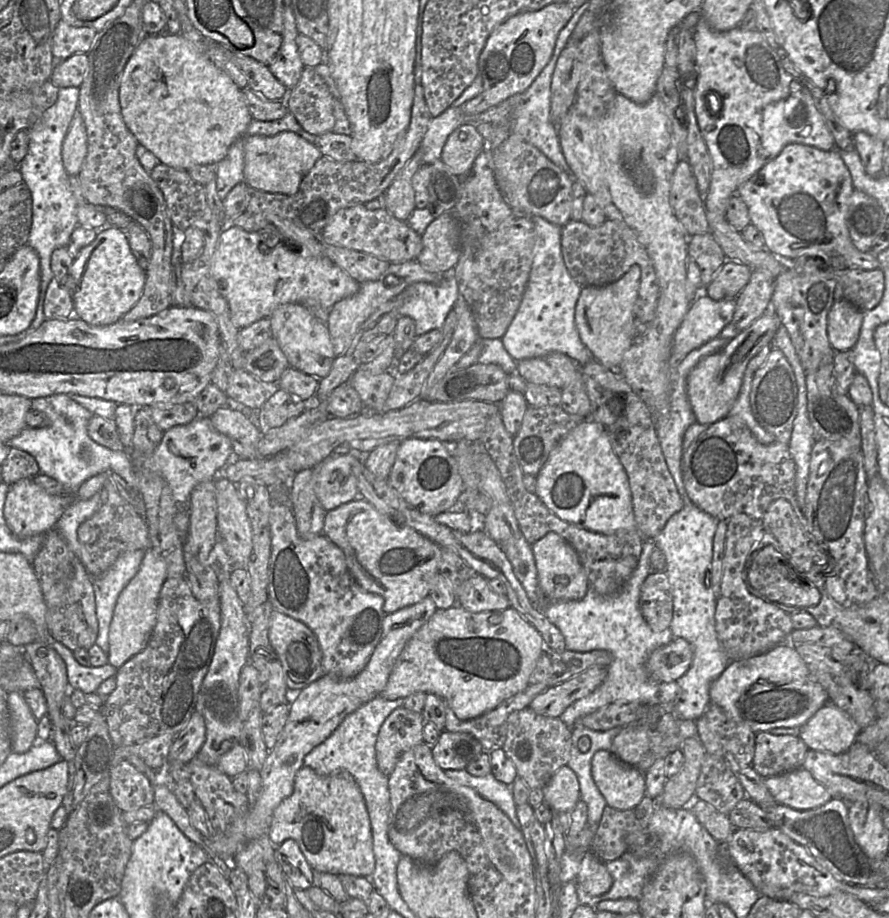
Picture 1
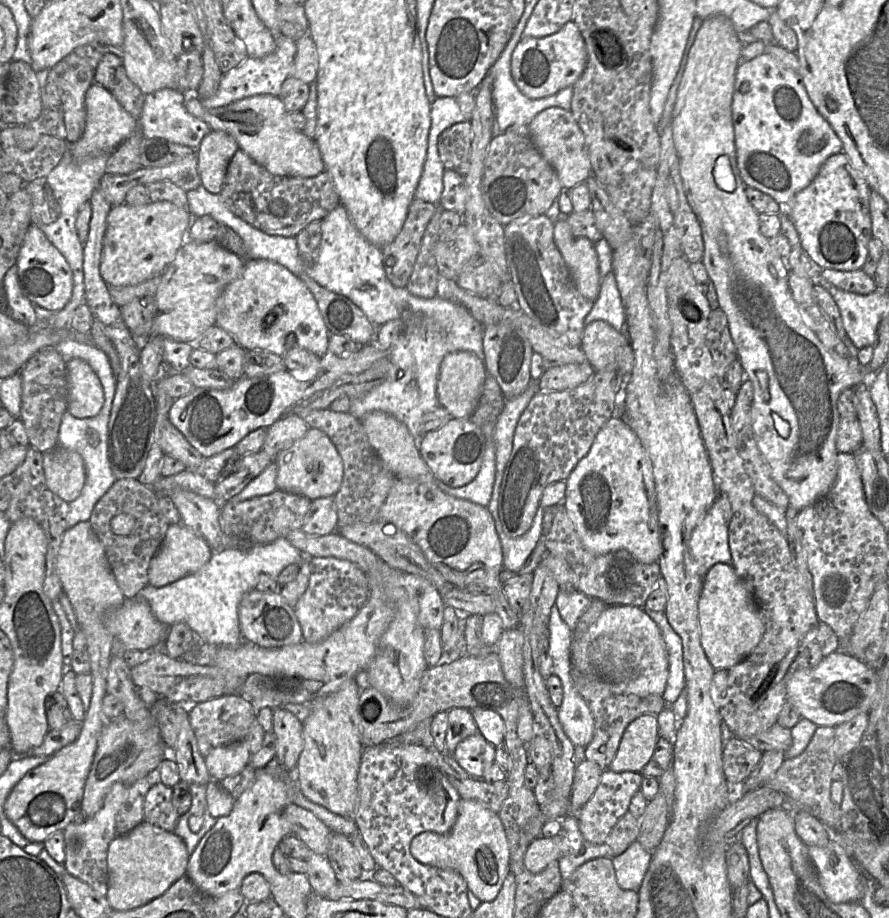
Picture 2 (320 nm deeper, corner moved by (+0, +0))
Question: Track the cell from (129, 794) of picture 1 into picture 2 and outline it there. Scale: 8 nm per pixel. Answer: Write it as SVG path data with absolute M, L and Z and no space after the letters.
M155 782L143 802L143 820L168 832L173 832L180 817L172 804L172 791L171 787Z

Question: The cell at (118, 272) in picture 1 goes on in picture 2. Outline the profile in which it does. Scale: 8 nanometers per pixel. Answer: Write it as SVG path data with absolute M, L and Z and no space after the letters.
M169 201L143 206L123 203L112 207L103 238L100 274L107 285L137 285L162 274L186 241L193 220L188 210Z

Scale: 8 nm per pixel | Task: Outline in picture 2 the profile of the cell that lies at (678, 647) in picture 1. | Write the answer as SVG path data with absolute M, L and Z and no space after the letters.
M609 605L582 637L572 641L570 660L580 672L596 672L619 694L663 695L668 680L668 652L661 630L637 606Z

